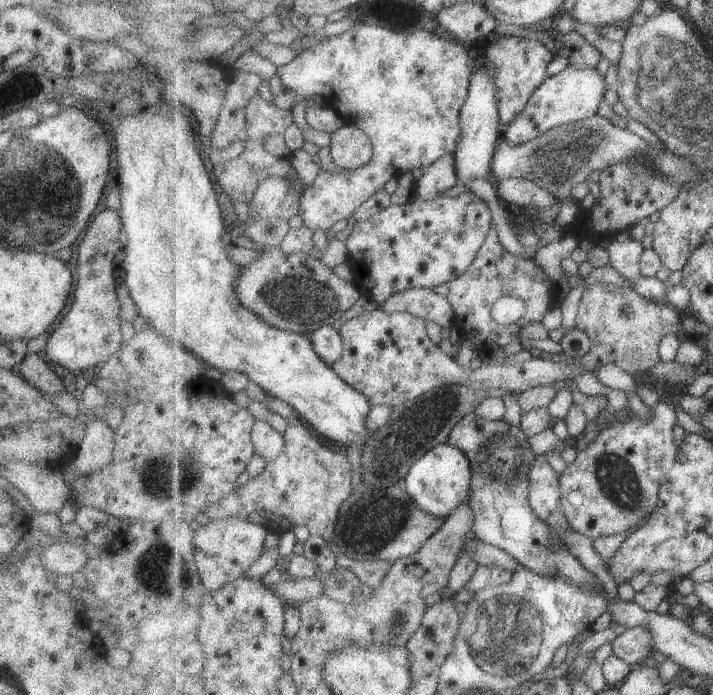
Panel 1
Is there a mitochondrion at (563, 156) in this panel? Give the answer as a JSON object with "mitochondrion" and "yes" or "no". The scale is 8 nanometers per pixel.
{"mitochondrion":"yes"}

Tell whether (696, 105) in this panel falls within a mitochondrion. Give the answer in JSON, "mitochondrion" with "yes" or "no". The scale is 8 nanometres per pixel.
{"mitochondrion":"yes"}

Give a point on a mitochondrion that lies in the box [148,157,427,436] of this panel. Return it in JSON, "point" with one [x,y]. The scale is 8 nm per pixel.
{"point":[297,299]}

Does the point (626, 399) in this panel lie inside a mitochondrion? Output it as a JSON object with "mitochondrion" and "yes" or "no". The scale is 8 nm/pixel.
{"mitochondrion":"no"}

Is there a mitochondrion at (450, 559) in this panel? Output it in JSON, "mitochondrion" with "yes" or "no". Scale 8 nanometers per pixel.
{"mitochondrion":"no"}

